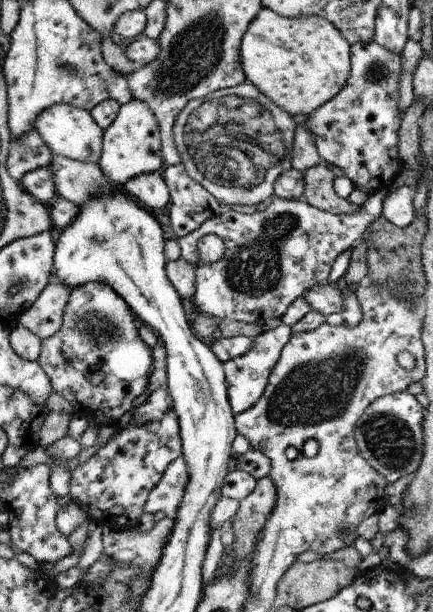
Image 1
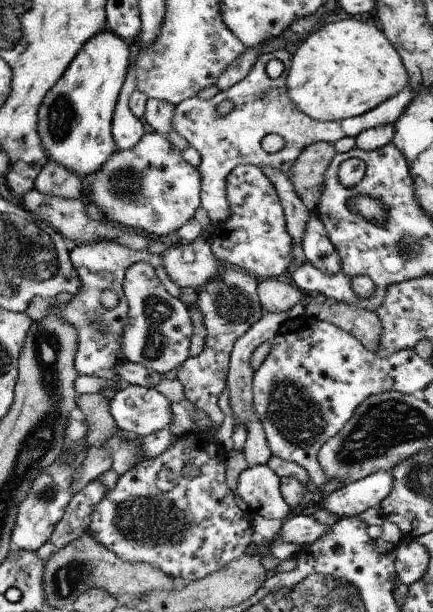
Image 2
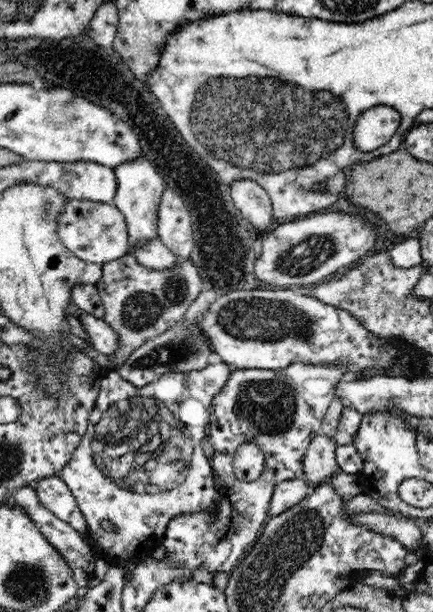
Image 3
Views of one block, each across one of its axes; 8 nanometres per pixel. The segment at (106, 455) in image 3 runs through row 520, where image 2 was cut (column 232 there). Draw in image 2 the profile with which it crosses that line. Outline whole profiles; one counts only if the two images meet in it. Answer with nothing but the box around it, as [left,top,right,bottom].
[173,49,415,226]

